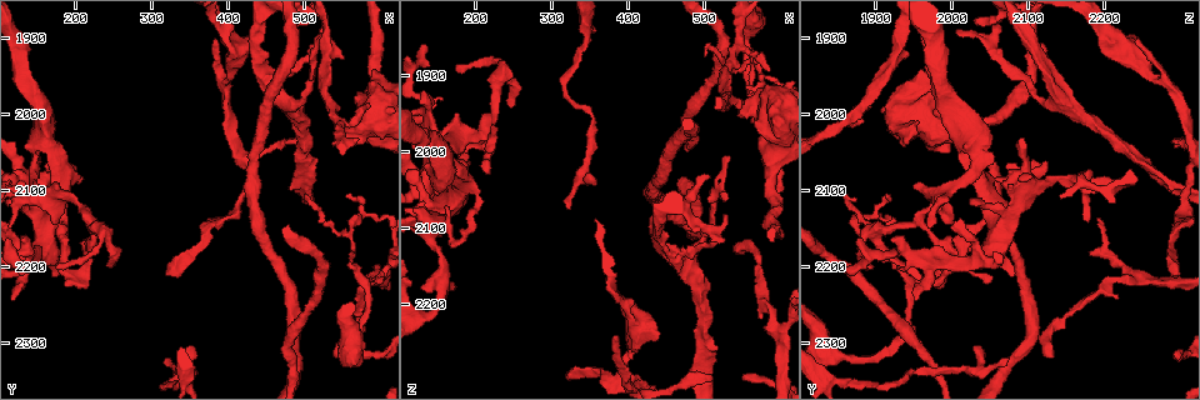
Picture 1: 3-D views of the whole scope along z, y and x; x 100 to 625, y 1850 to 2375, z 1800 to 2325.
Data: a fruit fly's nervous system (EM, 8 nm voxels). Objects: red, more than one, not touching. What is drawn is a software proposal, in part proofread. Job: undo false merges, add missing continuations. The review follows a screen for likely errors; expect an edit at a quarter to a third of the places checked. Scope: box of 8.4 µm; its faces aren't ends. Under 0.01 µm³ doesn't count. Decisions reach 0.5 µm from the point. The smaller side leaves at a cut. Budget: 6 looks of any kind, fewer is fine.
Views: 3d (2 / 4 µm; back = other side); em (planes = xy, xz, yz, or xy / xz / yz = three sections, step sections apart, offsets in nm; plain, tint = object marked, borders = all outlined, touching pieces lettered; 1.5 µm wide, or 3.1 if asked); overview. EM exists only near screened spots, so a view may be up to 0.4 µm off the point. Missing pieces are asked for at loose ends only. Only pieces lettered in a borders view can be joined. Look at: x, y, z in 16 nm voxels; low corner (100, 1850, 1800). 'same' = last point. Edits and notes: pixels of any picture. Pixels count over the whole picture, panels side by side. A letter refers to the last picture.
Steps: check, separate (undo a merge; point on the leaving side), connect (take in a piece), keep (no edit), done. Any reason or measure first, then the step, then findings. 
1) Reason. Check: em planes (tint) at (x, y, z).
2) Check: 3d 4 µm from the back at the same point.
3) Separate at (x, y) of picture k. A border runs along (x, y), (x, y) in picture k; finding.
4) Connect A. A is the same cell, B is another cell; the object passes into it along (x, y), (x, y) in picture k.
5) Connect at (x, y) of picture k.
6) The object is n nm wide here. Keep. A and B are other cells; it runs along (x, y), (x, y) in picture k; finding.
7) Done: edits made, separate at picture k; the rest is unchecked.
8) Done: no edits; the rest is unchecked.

Arms part here. Check: 3d 4 µm at (545, 2005, 1865).

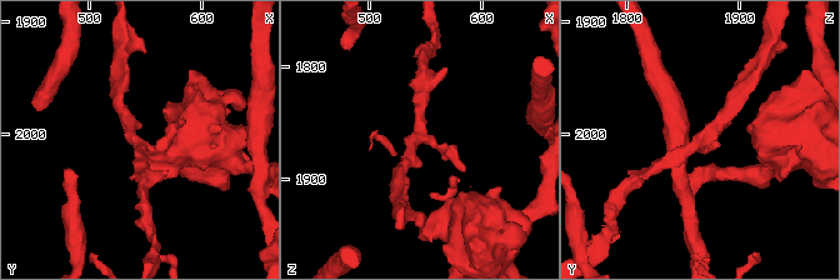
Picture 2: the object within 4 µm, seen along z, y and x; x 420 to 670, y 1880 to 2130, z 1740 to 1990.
Check: em planes (tint) at (544, 2006, 1864).

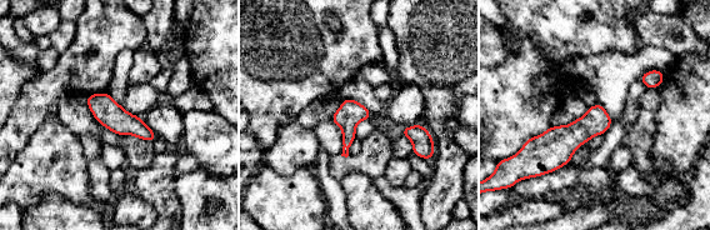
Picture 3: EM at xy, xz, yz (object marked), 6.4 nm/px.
What lies round it. Check: em planes (borders) at the same point.

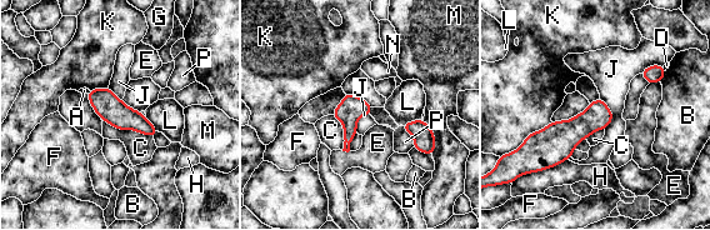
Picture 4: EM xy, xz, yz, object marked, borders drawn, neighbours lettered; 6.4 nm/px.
Keep. A, B, C, D, E, F, G, H, J, K, L, M, N and P are other cells; a border runs along (600, 96), (613, 114), (605, 129) in picture 4; one neuron here.

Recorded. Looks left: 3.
Check: em xz step 4 (tint) at (585, 2230, 1945).

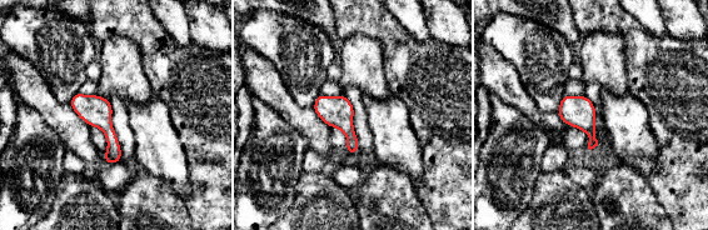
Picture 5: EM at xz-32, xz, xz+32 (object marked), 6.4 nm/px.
Check: em planes (borders) at the same point.

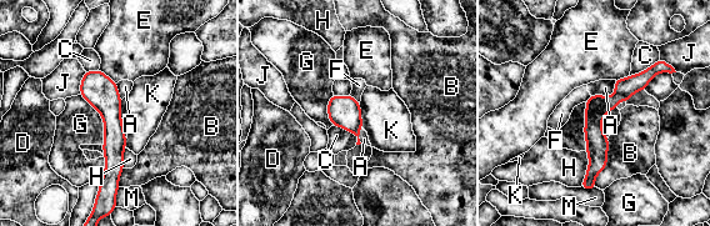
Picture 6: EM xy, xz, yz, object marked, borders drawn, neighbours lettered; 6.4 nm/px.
The longest contact is with G, 360 nm. Keep. A, B, C, D, E, F, G, H, J, K and M are other cells; it runs along (655, 68), (595, 116), (585, 185) in picture 6; continuous, no second neuron.

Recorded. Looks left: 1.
Done: no edits; the rest is unchecked.

